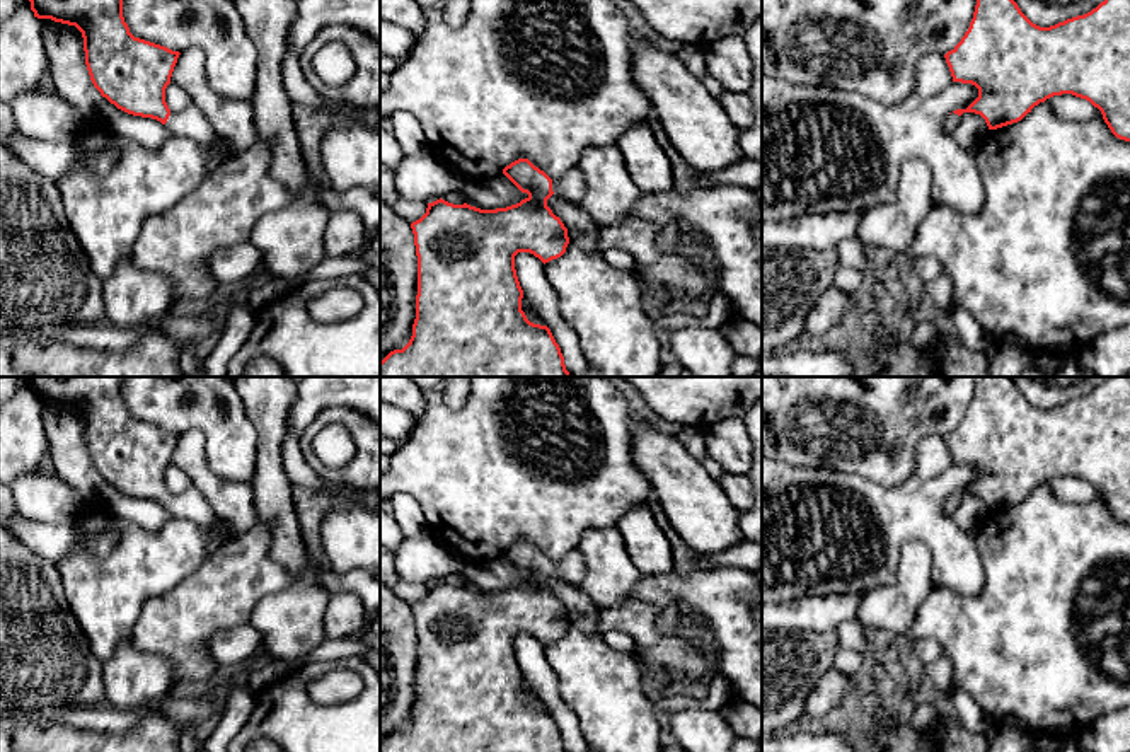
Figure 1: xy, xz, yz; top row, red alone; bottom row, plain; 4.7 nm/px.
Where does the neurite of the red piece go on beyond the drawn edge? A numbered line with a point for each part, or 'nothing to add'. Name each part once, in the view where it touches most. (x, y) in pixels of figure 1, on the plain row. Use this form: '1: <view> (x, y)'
1: xz (571, 568)

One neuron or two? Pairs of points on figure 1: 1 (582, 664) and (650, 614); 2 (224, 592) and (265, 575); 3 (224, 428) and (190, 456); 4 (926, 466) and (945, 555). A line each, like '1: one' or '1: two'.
1: two
2: one
3: two
4: two

